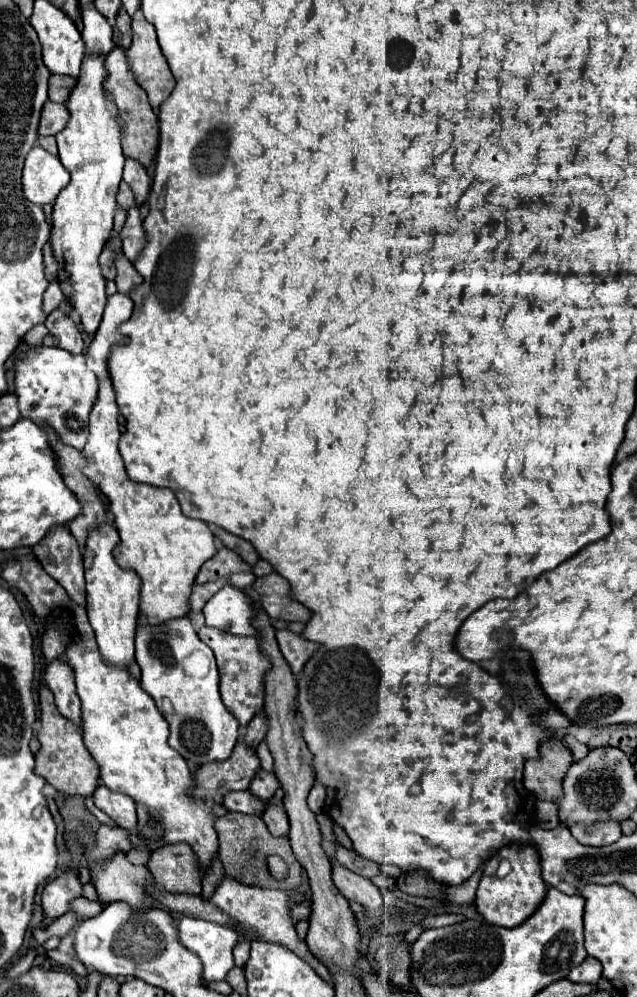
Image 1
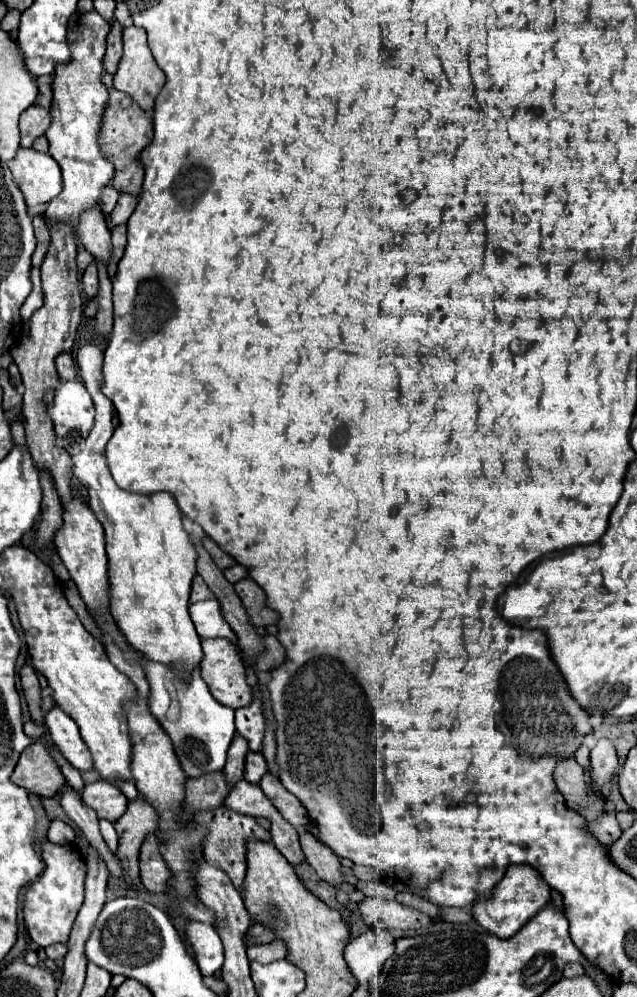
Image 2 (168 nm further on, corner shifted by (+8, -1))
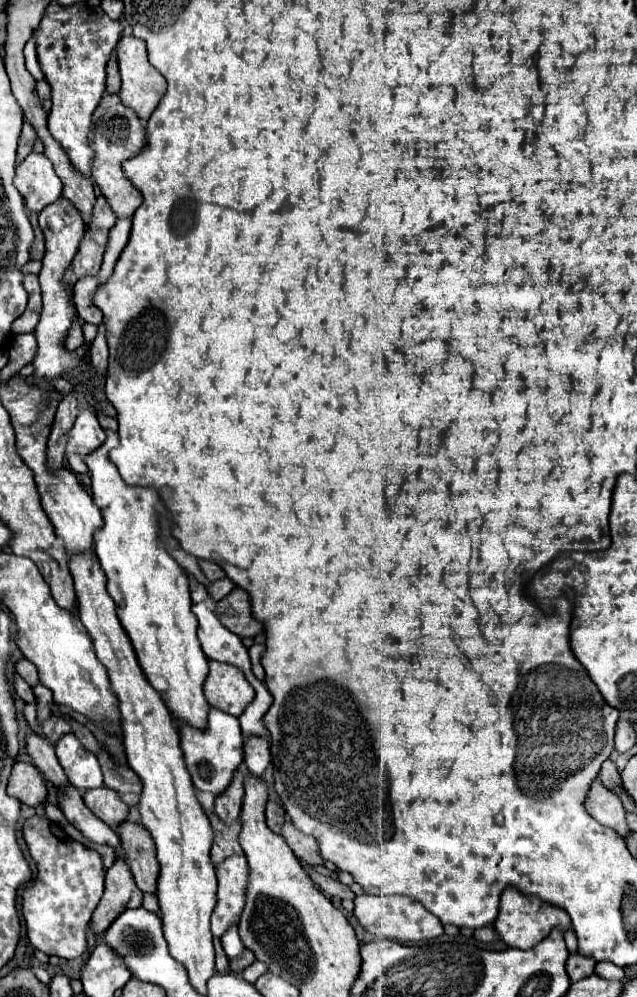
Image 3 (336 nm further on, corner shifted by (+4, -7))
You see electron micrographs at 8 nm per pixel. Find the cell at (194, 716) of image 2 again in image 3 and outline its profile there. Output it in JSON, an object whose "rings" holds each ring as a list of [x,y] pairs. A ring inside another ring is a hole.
{"rings":[[[216,708],[210,710],[206,730],[194,730],[190,726],[182,726],[180,728],[180,746],[184,750],[186,768],[192,776],[192,784],[196,786],[196,790],[204,790],[204,792],[212,792],[212,794],[220,796],[230,786],[238,766],[244,760],[242,744],[244,744],[244,736],[242,736],[238,718],[224,714]]]}

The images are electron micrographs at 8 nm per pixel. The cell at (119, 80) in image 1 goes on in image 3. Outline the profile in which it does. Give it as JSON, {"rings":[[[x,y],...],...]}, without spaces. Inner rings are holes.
{"rings":[[[104,94],[104,98],[100,100],[98,108],[92,114],[92,132],[90,132],[90,148],[94,150],[92,180],[102,190],[116,218],[132,218],[136,208],[142,204],[142,194],[124,176],[120,162],[138,154],[144,142],[146,142],[146,128],[142,126],[140,118],[130,108],[126,108],[116,94]]]}

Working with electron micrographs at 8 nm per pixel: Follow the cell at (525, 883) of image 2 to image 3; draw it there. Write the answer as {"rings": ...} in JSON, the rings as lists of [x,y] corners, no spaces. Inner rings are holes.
{"rings":[[[506,888],[502,892],[502,898],[500,898],[500,914],[498,914],[494,926],[496,926],[496,932],[500,934],[500,938],[508,946],[526,950],[526,948],[532,948],[534,944],[538,944],[554,928],[568,930],[570,928],[570,916],[558,906],[546,904],[538,898],[528,898],[528,896],[520,894],[516,888]]]}

